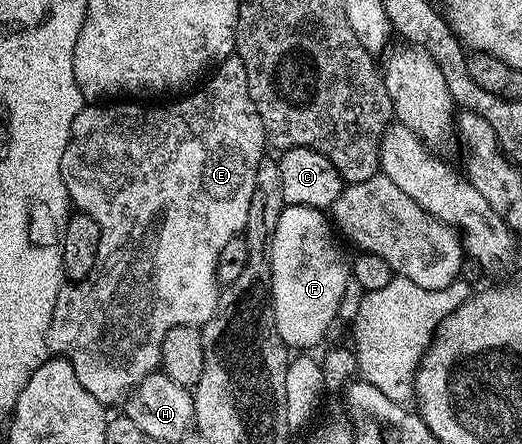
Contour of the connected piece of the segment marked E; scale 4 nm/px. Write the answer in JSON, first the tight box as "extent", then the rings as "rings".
{"extent":[48,54,266,406],"rings":[[[235,54],[227,56],[203,81],[203,84],[191,94],[173,99],[176,100],[173,104],[164,104],[161,108],[143,108],[140,105],[143,103],[140,102],[96,102],[91,106],[85,106],[74,118],[72,136],[62,154],[62,182],[68,191],[71,207],[89,216],[98,224],[100,237],[98,258],[94,258],[94,270],[90,270],[86,279],[65,283],[58,290],[58,298],[54,302],[54,314],[50,318],[48,350],[49,353],[68,360],[70,366],[74,366],[74,374],[78,374],[78,382],[82,382],[82,386],[86,386],[86,390],[94,394],[96,401],[105,406],[116,404],[119,400],[127,401],[147,376],[160,368],[162,342],[170,330],[180,326],[203,326],[216,313],[222,291],[222,285],[216,278],[218,254],[222,254],[222,246],[226,246],[230,238],[243,233],[246,218],[250,214],[250,198],[254,198],[258,166],[266,156],[264,152],[266,137],[262,118],[258,118],[258,110],[250,98],[250,86],[246,82],[246,66],[239,56]]]}

